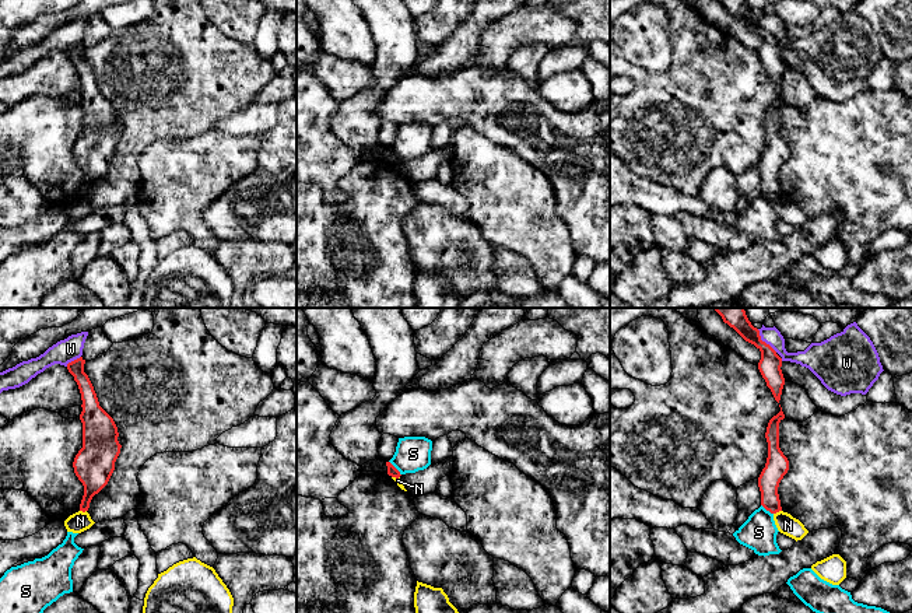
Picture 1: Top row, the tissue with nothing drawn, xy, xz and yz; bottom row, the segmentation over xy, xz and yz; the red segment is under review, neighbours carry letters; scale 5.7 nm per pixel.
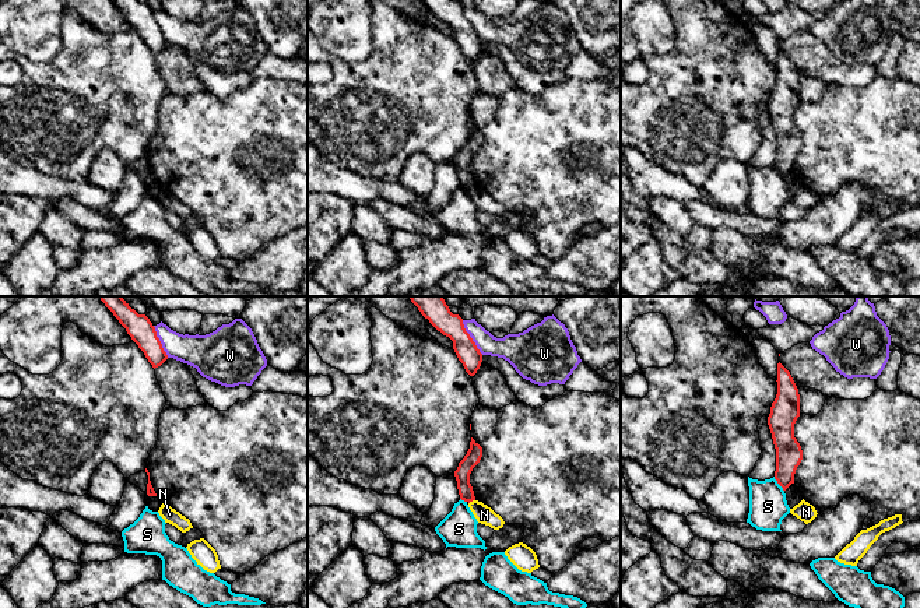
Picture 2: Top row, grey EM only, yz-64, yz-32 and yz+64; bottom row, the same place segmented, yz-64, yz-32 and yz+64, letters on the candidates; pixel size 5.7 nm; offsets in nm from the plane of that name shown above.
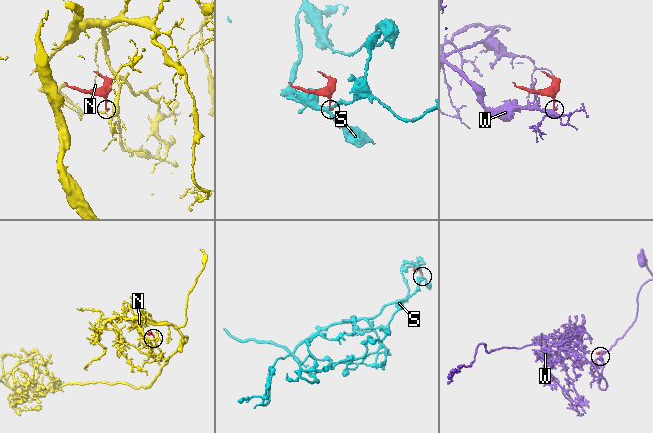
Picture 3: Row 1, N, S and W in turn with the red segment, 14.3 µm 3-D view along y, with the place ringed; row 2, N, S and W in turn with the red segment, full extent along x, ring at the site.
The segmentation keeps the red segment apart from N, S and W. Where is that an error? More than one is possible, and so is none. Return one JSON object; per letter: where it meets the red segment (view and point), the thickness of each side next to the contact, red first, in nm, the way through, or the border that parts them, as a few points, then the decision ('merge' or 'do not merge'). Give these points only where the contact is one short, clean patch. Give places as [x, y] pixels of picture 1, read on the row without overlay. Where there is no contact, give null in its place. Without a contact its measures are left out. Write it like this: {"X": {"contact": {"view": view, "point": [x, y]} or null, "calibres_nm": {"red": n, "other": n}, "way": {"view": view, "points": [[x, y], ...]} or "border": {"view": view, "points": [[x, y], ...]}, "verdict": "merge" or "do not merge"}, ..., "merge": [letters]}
{"N": {"contact": {"view": "yz", "point": [777, 198]}, "calibres_nm": {"red": 130, "other": 120}, "border": {"view": "yz", "points": [[781, 196], [774, 200]]}, "verdict": "do not merge"}, "S": {"contact": {"view": "xz", "point": [395, 154]}, "calibres_nm": {"red": 60, "other": 200}, "border": {"view": "xz", "points": [[389, 147], [400, 161]]}, "verdict": "do not merge"}, "W": {"contact": {"view": "yz", "point": [764, 28]}, "calibres_nm": {"red": 130, "other": 100}, "border": {"view": "yz", "points": [[757, 16], [761, 25], [777, 38]]}, "verdict": "do not merge"}, "merge": []}

